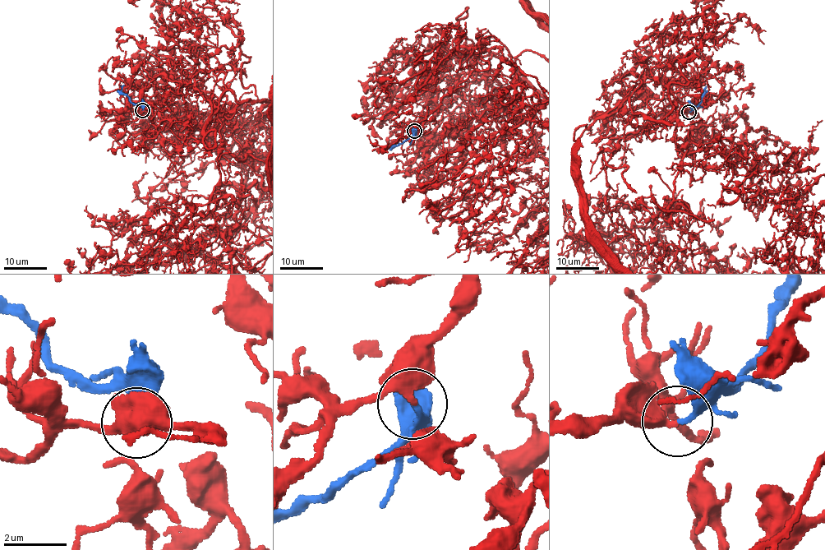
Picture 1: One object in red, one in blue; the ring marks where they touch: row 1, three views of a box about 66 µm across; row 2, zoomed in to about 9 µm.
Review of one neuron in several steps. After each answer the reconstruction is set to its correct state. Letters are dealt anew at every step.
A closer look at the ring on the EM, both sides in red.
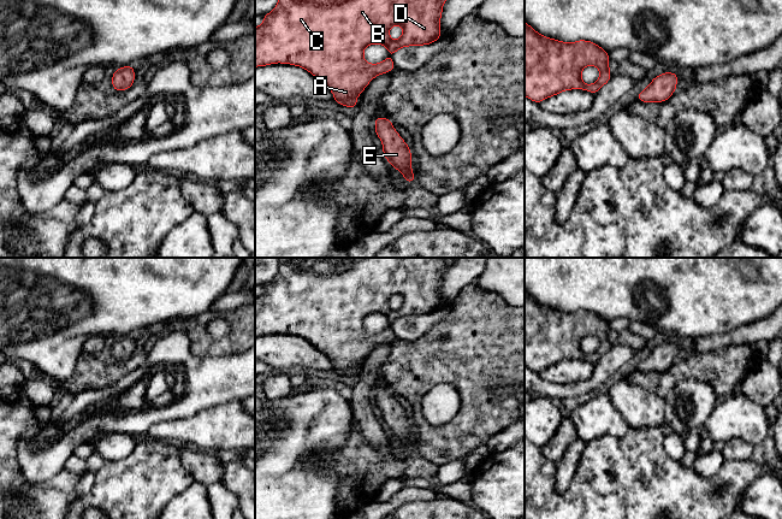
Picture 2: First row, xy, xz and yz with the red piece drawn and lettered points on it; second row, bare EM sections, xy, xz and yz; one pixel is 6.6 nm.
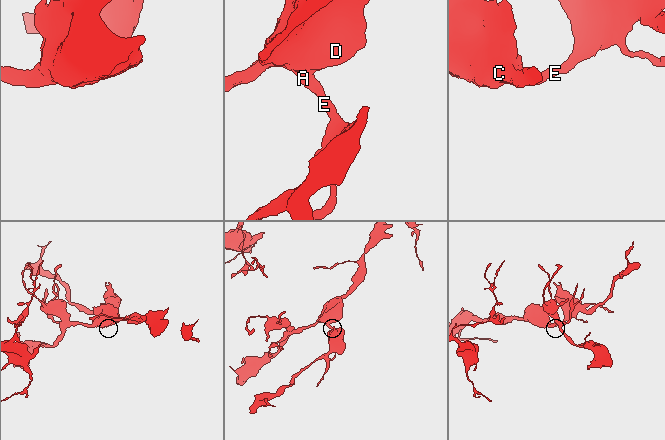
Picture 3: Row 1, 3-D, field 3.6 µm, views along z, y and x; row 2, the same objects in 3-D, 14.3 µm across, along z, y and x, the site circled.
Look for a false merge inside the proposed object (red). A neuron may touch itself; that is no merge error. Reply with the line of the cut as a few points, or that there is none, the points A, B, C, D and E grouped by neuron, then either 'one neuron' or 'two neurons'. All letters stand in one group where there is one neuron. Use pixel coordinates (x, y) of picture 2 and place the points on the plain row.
cut none; groups A B C D E; one neuron

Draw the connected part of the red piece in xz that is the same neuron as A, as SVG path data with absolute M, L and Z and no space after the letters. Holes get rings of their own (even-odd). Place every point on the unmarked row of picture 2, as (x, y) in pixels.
M278 258L279 269L274 279L263 285L263 293L255 297L255 337L266 336L276 332L291 334L301 336L309 341L313 346L325 353L332 364L334 371L345 377L356 378L356 367L366 359L368 353L378 344L391 342L396 335L391 325L402 317L423 315L436 312L440 308L440 287L443 282L443 273L449 269L449 264L444 258ZM393 295L403 297L403 305L398 309L391 309L389 300ZM373 313L380 313L387 318L390 325L379 334L368 334L363 329L363 319Z

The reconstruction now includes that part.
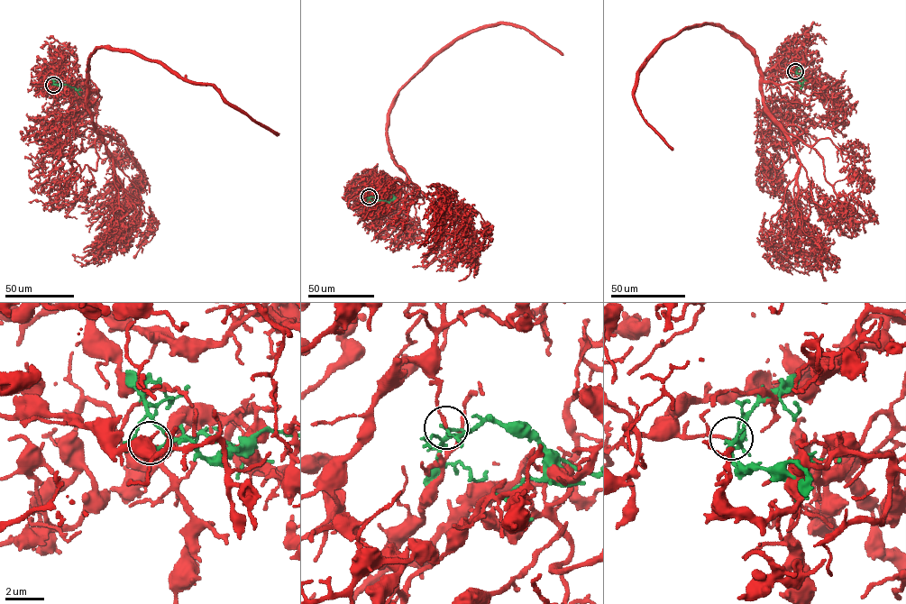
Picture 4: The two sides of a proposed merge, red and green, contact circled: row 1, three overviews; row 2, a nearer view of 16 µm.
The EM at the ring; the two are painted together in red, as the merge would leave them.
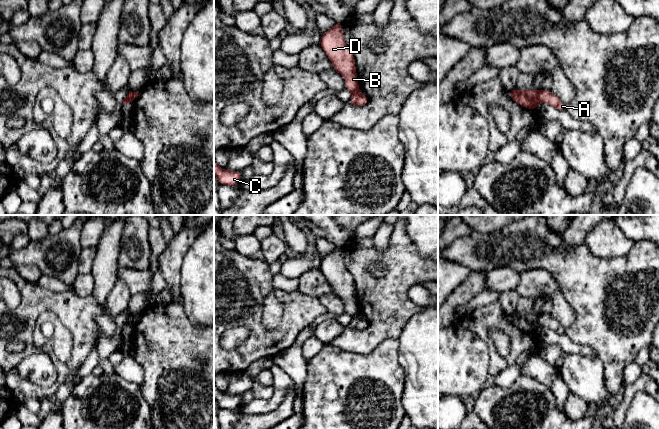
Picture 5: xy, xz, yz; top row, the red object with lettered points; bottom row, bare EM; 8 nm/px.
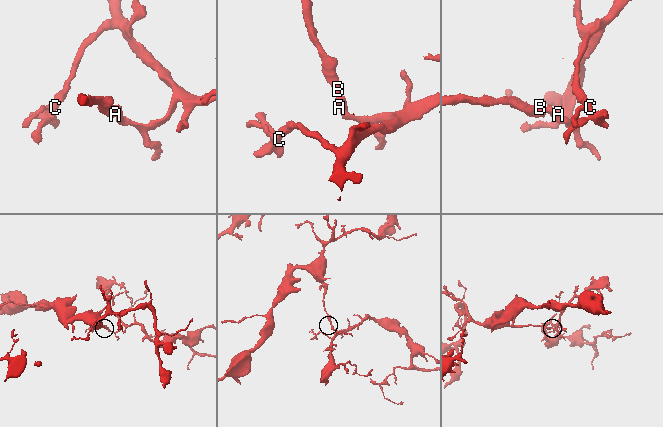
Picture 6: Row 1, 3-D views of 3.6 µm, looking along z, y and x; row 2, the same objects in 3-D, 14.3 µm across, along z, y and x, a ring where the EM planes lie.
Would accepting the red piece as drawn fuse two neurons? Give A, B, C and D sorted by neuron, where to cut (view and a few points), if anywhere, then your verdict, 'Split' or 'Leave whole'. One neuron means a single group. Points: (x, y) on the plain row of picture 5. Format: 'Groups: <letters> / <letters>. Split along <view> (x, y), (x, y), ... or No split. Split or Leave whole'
Groups: A C / B D. Split along yz (538, 316), (540, 324). Split

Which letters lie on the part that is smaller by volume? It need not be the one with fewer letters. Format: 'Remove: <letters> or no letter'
Remove: A, C

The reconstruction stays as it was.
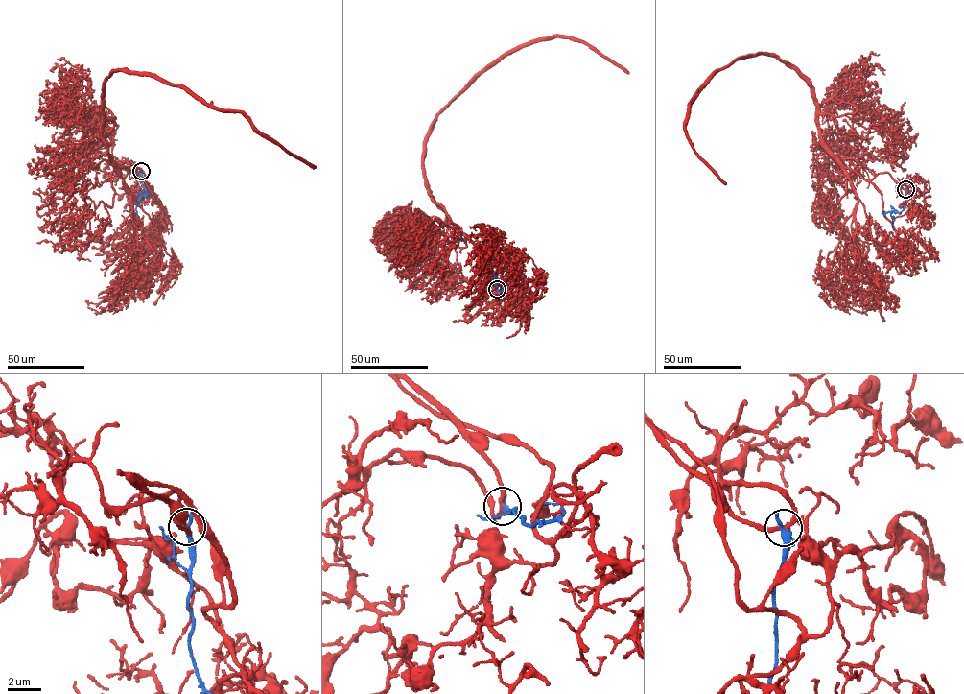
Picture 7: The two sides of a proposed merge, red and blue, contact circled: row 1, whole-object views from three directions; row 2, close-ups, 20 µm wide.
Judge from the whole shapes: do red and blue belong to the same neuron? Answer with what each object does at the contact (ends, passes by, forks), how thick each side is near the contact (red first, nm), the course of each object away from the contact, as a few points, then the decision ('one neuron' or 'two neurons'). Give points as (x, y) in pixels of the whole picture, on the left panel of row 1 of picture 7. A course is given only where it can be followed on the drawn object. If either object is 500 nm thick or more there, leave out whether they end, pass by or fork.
red passes by | blue ends | 240/400 nm | red via (141, 172), (131, 161), (132, 173), (116, 164), (103, 134), (105, 83), (119, 70), (240, 112), (316, 166) | blue via (141, 172), (142, 185), (149, 195), (142, 196), (136, 203), (136, 216) | two neurons

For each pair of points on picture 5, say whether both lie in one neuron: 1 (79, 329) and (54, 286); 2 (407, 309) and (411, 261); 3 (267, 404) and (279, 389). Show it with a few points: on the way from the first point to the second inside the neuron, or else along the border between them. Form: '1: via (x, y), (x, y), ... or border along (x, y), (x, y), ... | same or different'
1: border along (36, 283), (54, 292), (71, 290) | different
2: via (402, 297), (402, 273) | same
3: via (271, 401), (279, 393) | same

